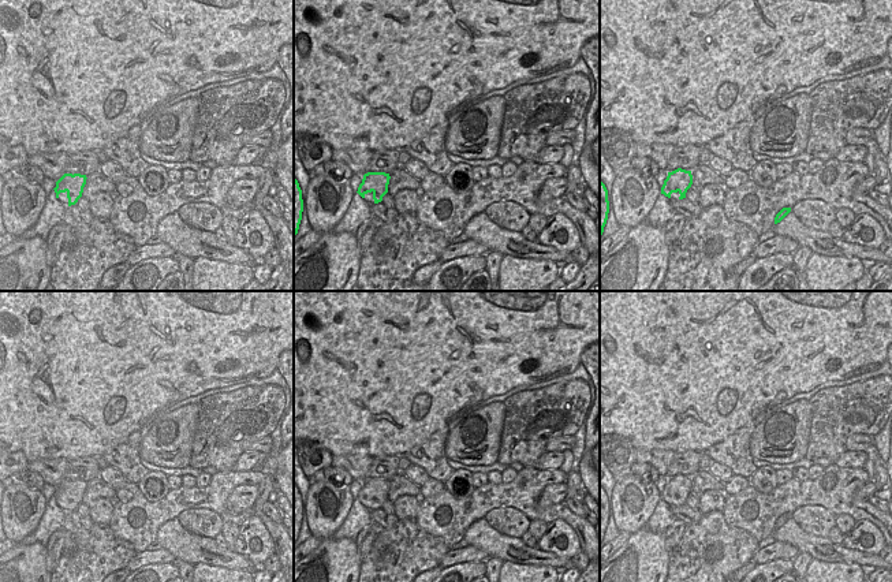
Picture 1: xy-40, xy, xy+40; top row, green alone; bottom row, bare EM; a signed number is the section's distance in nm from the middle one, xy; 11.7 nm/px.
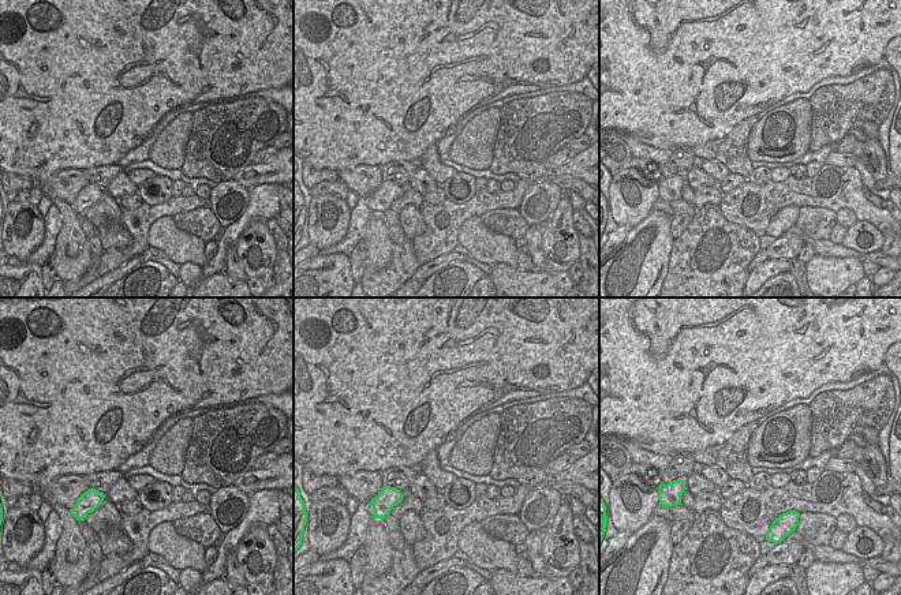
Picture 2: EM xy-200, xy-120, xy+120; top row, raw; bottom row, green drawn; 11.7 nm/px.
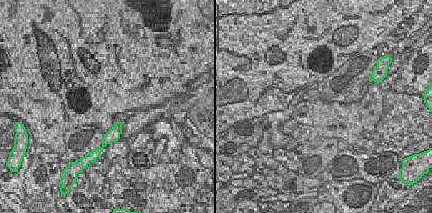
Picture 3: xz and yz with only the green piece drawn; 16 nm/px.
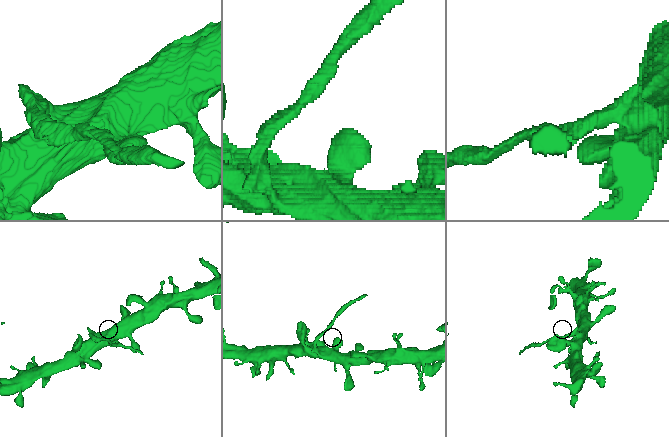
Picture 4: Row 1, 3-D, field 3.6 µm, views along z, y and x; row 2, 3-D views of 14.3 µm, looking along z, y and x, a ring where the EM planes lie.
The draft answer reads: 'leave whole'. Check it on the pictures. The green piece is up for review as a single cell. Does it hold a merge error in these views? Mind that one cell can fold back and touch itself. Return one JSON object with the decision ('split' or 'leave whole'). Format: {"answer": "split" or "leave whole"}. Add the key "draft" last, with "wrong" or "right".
{"answer": "split", "draft": "wrong"}

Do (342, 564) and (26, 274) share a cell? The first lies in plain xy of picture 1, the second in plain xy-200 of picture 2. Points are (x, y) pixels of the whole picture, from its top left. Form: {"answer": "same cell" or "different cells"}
{"answer": "same cell"}

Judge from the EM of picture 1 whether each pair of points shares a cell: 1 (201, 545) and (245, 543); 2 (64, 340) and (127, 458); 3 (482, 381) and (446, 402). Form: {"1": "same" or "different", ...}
{"1": "different", "2": "different", "3": "same"}

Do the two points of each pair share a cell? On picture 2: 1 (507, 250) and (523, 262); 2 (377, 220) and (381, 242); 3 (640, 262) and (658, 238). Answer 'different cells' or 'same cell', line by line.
1: same cell
2: same cell
3: same cell

